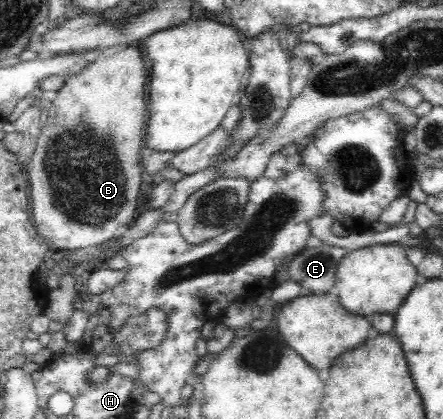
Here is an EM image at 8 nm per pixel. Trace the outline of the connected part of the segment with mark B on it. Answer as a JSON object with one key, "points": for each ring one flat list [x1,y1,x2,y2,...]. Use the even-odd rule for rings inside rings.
{"points":[[128,48,107,58,100,54,93,64,82,74,68,77,65,80,64,86,57,92,57,98,53,102,52,107,48,110,48,123,41,128,38,136,38,144,34,150,34,156,30,160,30,164,25,167,27,179,29,182,29,200,30,200,30,215,33,221,36,232,44,238,51,249,54,251,69,250,85,248,90,246,100,246,115,239,119,233,124,232,138,214,138,198,140,198,141,176,144,168,141,163,141,150,144,147,144,138,147,124,144,123,146,118,146,110,148,110,148,100,144,98,144,82,146,82,146,70,144,69,144,58,140,48]]}

